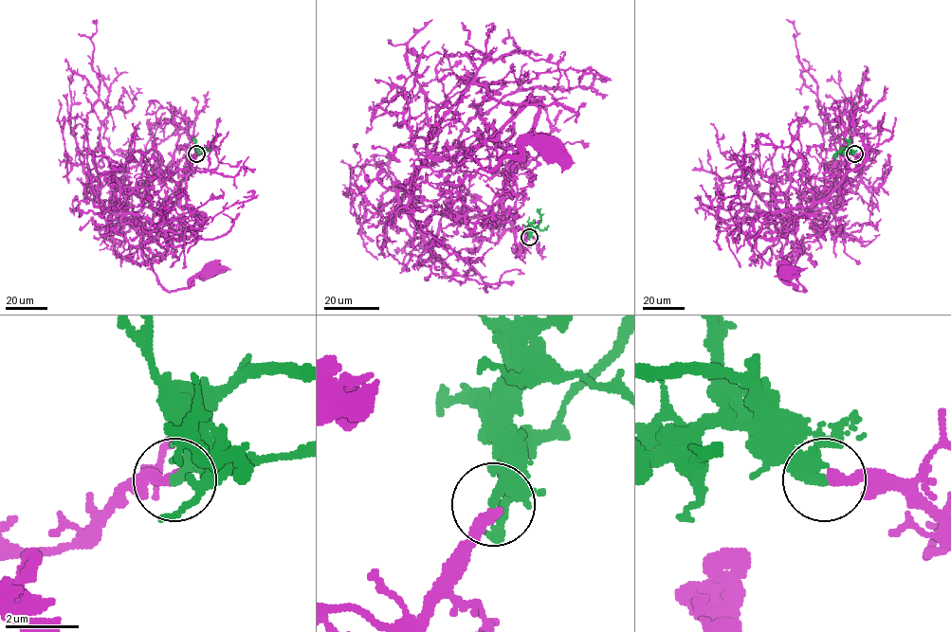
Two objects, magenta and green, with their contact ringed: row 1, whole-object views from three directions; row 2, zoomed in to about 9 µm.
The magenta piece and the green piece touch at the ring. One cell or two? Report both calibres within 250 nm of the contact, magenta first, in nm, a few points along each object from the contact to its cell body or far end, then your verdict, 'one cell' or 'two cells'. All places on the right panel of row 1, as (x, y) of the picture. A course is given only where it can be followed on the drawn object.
320 nm thick on the magenta side, 380 nm on the other; magenta runs (854, 153), (864, 163), (830, 193), (786, 211), (782, 255), (792, 256), (804, 291), (786, 279), (787, 270); green runs (854, 153), (850, 148), (844, 148), (833, 158); one cell

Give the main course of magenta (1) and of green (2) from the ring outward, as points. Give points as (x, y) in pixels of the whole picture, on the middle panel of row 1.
1: (529, 237), (521, 249), (502, 204), (519, 145), (487, 140), (467, 157), (493, 169), (524, 145), (551, 146)
2: (529, 237), (540, 219), (539, 208)

